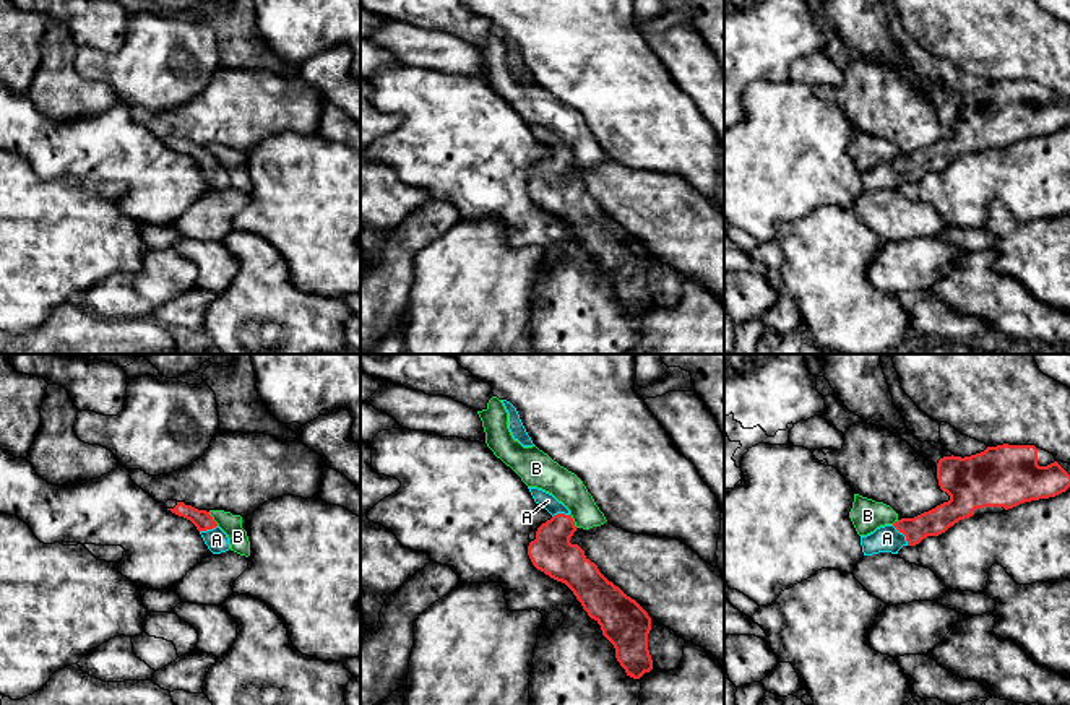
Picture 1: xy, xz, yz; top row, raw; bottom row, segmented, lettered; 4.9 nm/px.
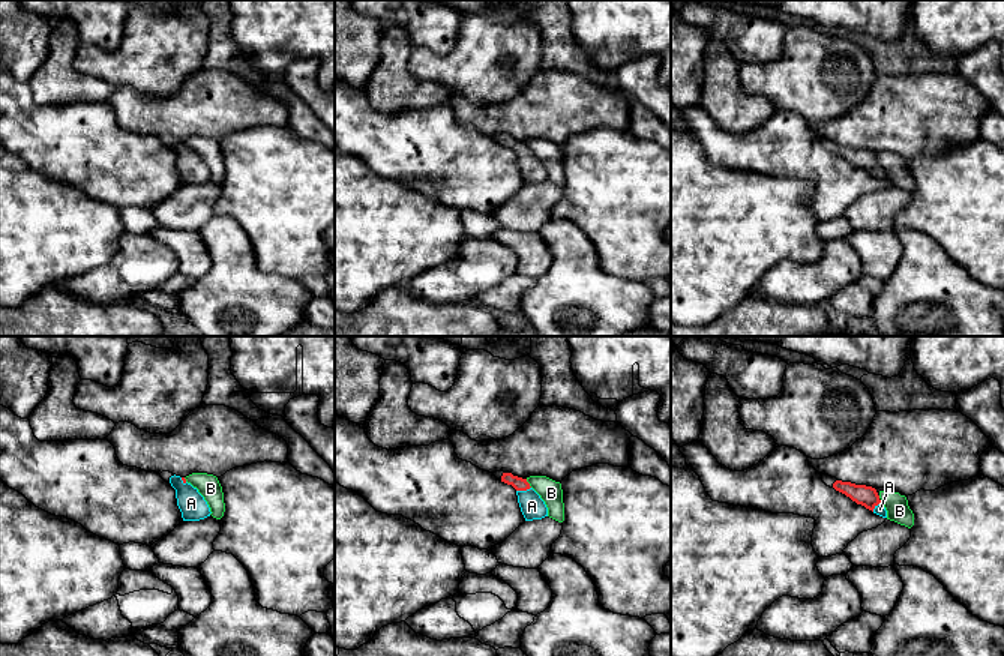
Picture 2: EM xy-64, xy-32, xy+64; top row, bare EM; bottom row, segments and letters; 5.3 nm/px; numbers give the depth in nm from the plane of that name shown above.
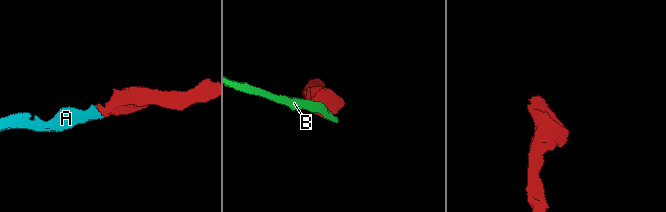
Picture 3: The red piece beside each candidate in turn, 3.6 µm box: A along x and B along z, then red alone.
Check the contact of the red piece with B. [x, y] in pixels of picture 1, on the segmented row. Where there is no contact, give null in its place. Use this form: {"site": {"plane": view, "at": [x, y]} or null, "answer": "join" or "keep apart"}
{"site": {"plane": "xy", "at": [211, 519]}, "answer": "keep apart"}

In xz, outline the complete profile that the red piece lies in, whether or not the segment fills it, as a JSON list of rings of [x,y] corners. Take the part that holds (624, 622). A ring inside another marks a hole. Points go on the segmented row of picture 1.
[[[528,489],[534,502],[552,515],[537,528],[536,539],[528,546],[533,565],[573,591],[588,616],[601,625],[602,635],[614,645],[615,658],[627,676],[640,679],[653,669],[648,650],[651,617],[609,582],[578,544],[570,543],[576,531],[570,510],[549,492]]]

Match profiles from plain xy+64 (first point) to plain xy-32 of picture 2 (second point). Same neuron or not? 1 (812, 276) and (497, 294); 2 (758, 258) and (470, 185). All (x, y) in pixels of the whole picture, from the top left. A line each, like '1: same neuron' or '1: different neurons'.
1: different neurons
2: different neurons

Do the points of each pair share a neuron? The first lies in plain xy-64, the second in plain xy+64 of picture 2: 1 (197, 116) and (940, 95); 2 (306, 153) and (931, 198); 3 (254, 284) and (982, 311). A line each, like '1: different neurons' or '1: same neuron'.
1: same neuron
2: same neuron
3: same neuron

